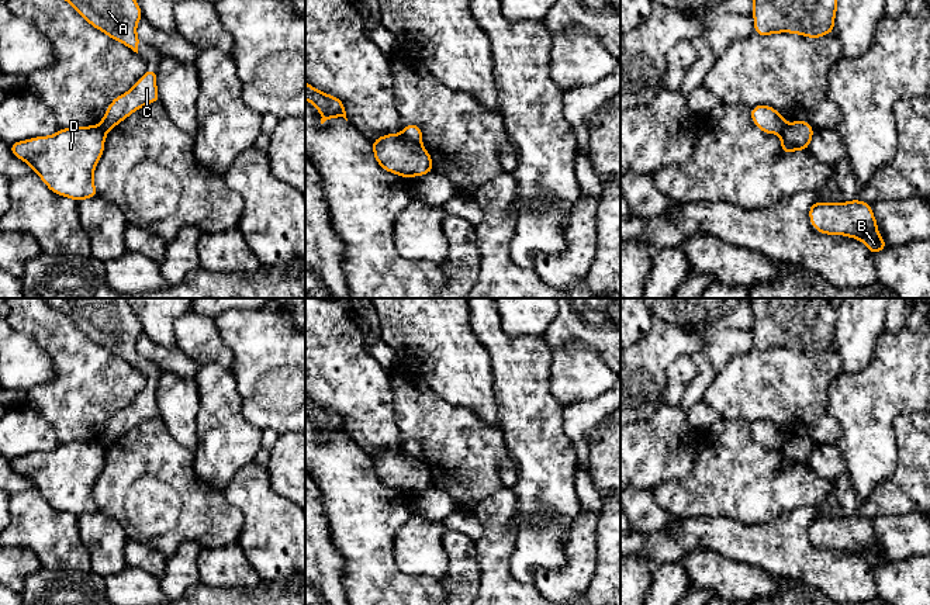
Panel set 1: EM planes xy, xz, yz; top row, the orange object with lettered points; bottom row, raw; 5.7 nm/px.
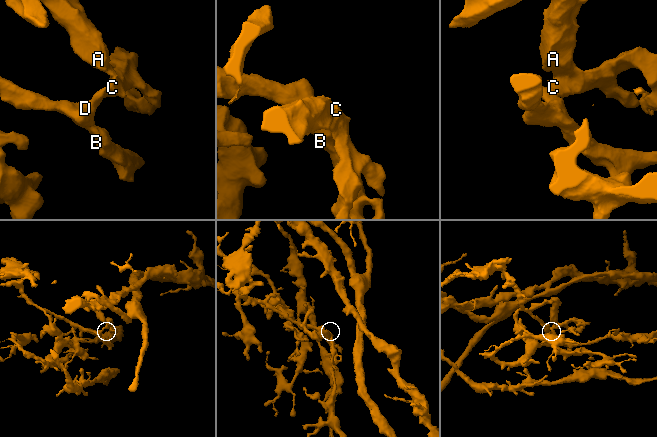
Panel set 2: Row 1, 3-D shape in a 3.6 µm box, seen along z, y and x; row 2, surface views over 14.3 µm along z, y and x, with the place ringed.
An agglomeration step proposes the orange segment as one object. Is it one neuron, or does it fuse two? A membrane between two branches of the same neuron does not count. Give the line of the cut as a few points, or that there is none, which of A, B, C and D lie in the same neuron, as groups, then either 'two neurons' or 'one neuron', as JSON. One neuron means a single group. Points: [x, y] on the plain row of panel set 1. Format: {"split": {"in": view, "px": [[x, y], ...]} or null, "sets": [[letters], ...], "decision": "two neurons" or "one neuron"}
{"split": {"in": "xz", "px": [[403, 448], [421, 460]]}, "sets": [["A", "C"], ["B", "D"]], "decision": "two neurons"}

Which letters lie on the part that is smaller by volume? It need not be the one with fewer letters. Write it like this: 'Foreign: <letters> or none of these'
Foreign: A, C

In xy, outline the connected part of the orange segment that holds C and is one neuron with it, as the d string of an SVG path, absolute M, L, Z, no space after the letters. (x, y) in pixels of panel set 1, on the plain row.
M156 384L146 386L127 408L115 412L98 440L103 445L110 446L141 422L159 416L156 388Z

